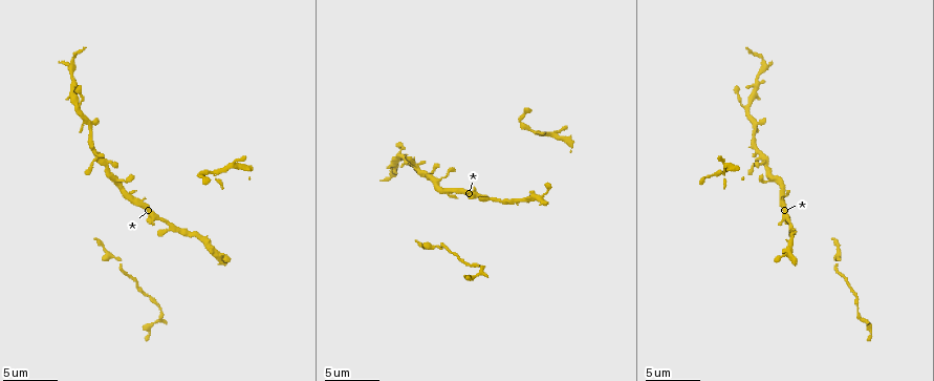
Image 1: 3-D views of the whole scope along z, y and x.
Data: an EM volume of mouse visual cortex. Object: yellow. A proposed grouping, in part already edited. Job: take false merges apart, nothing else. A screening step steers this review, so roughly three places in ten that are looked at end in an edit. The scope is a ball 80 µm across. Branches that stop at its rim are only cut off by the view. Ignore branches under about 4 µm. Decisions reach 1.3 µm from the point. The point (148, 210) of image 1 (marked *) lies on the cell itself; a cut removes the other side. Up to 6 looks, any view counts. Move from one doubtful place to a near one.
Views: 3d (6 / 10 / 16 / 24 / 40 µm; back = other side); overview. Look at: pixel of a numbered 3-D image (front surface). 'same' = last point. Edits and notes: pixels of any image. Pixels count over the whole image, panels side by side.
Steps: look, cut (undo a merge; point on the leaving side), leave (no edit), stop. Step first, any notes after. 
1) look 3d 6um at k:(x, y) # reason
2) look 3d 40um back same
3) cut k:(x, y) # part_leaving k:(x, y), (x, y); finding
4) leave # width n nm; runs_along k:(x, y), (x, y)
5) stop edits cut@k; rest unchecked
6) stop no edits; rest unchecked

look 3d 10um at 1:(115, 177) # two arms in line, one across

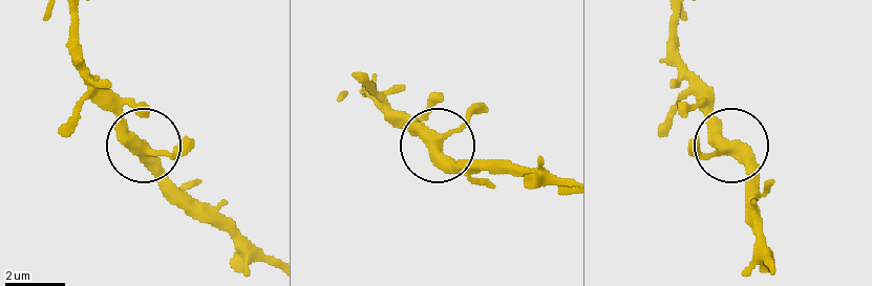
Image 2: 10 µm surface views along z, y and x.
leave # arms 3; runs_along 2:(230, 233), (92, 95); one cell here

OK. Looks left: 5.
look 3d 10um at 1:(162, 220) # sudden change in width

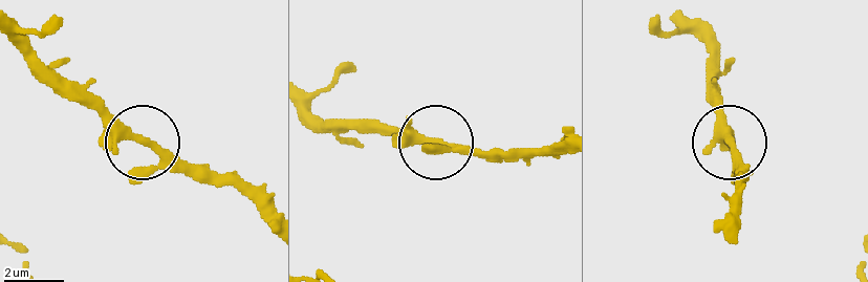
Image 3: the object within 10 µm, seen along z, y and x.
leave # runs_along 3:(104, 113), (196, 178); one cell here

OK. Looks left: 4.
look 3d 6um at 1:(762, 62) # thick turns thin

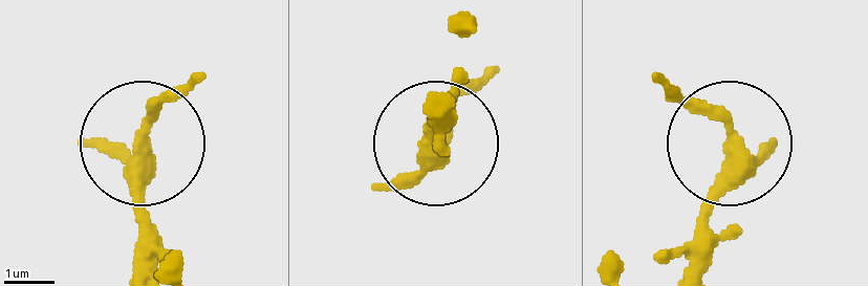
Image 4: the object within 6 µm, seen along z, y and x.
leave # runs_along 4:(690, 272), (728, 134), (662, 76); continuous, no second cell

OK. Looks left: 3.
stop no edits; rest unchecked

